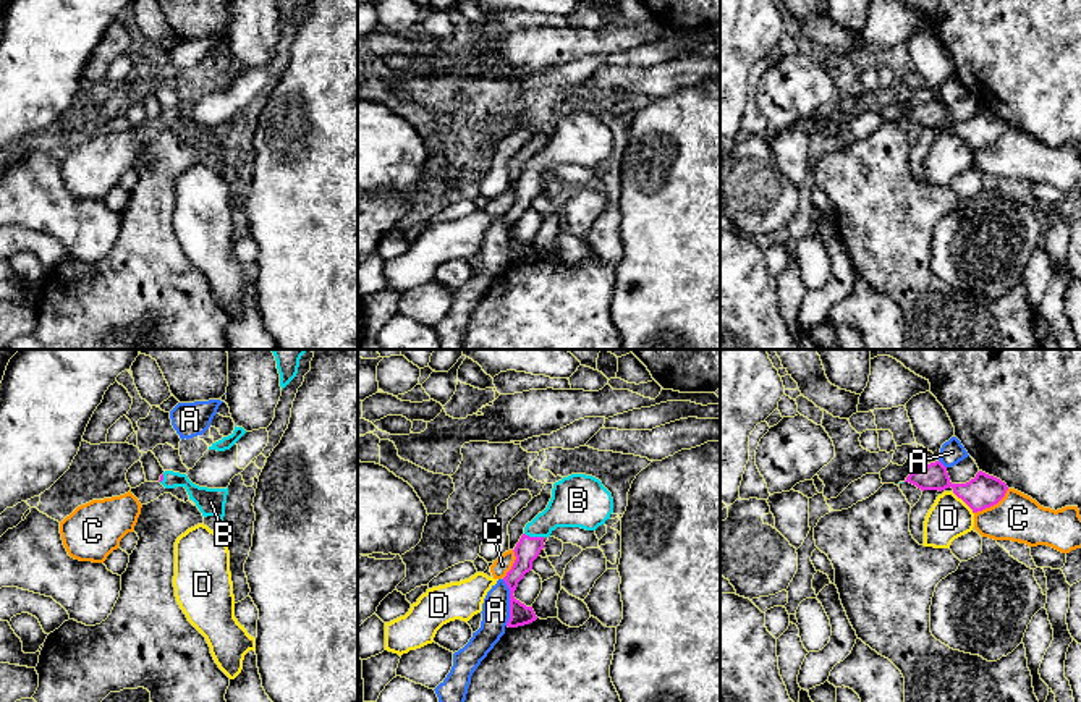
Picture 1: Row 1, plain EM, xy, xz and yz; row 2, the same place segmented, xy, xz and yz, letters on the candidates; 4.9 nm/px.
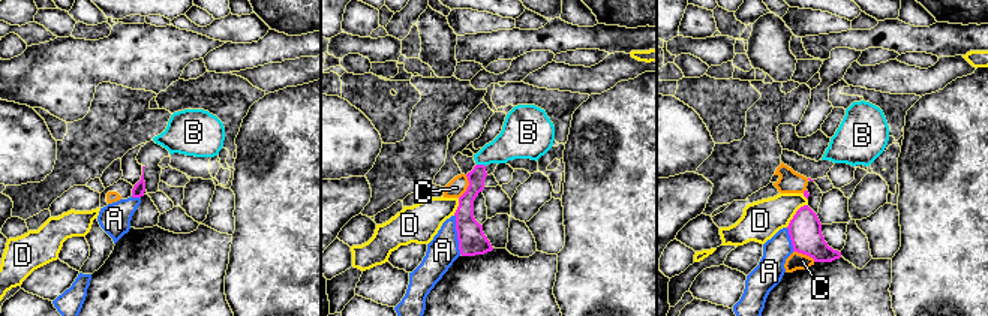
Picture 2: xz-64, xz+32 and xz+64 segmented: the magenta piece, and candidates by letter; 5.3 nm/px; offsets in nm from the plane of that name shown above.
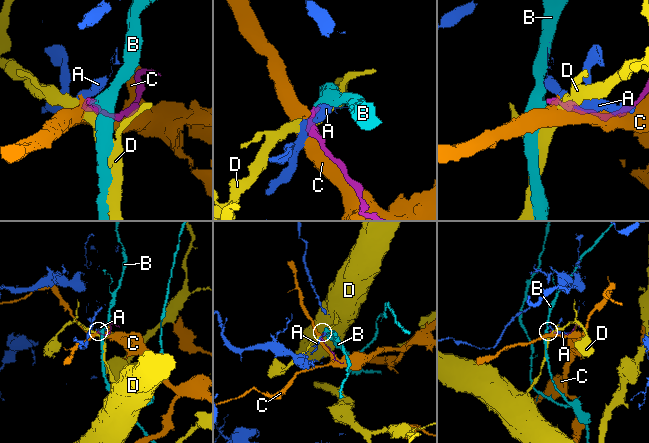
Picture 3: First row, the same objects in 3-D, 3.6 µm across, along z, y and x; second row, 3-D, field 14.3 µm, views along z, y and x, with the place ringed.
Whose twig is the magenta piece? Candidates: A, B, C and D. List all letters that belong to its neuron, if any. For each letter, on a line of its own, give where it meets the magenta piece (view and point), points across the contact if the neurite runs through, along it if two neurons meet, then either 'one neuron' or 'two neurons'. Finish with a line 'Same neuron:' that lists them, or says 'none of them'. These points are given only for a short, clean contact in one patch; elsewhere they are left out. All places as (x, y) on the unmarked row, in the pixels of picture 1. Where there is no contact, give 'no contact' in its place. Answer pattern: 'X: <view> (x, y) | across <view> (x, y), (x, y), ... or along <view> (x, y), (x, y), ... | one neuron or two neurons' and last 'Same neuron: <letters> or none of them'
A: xz (510, 240) | along xz (502, 217), (508, 227), (507, 262) | two neurons
B: xz (534, 175) | across xz (528, 186), (534, 175), (555, 152), (573, 143) | one neuron
C: yz (992, 143) | two neurons
D: yz (963, 138) | along yz (952, 130), (973, 151) | two neurons
Same neuron: B

